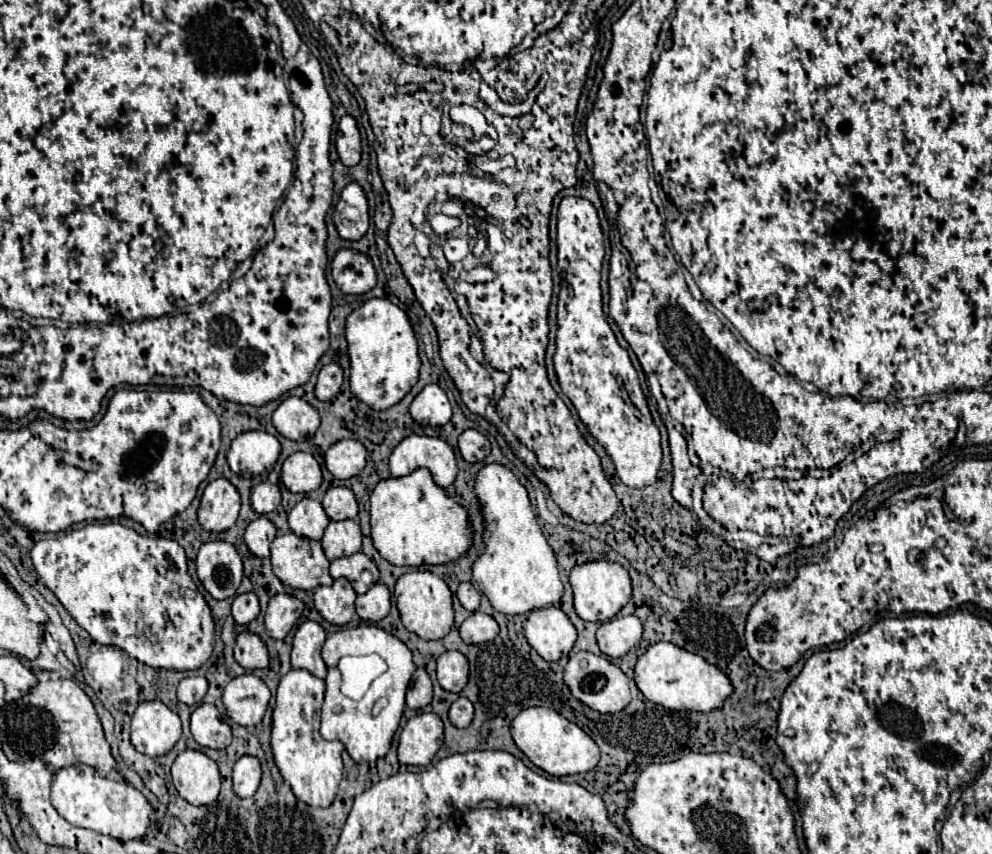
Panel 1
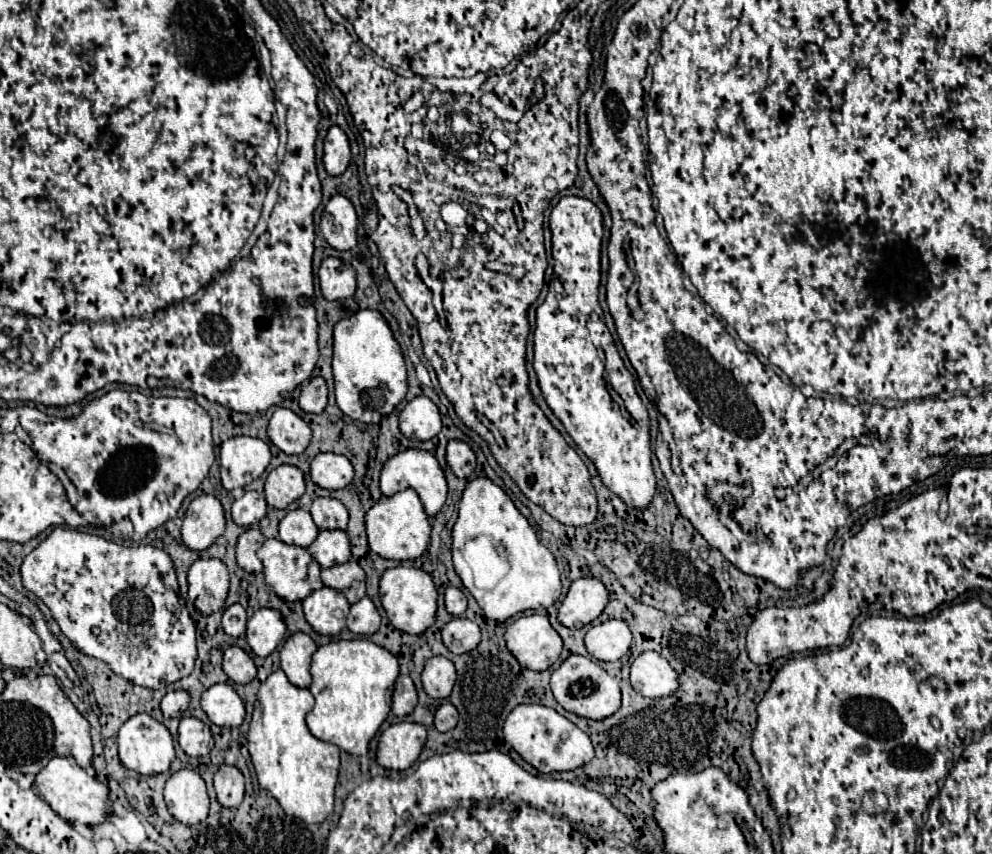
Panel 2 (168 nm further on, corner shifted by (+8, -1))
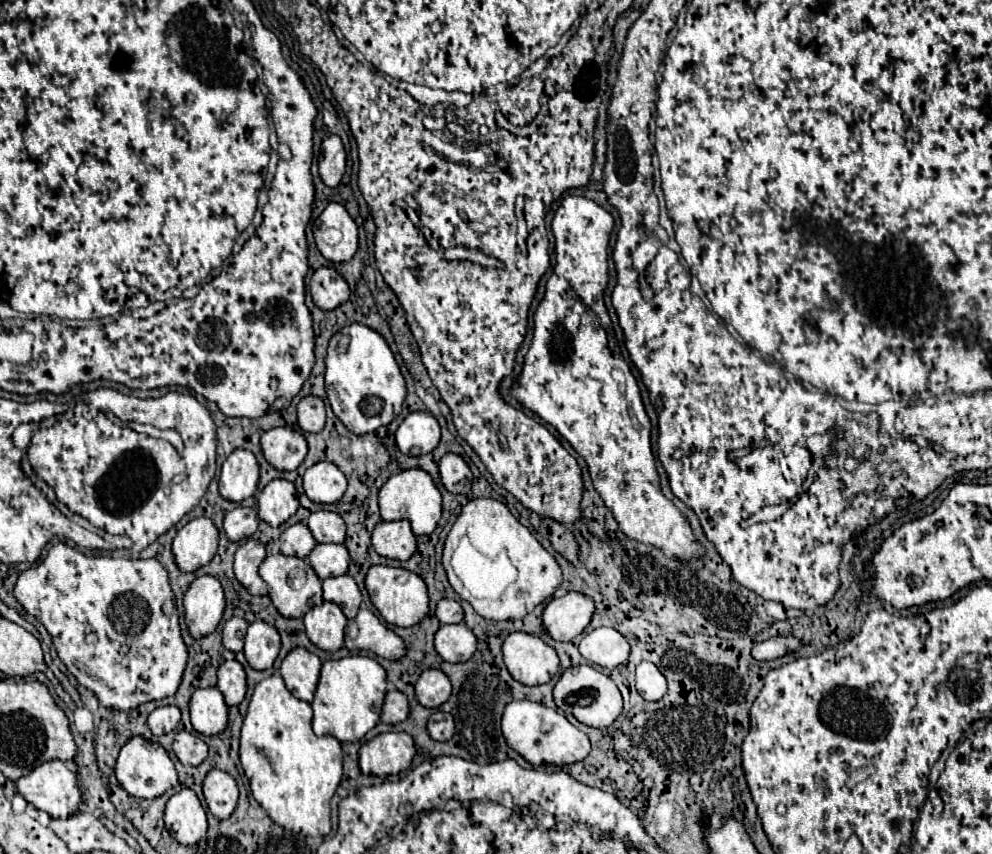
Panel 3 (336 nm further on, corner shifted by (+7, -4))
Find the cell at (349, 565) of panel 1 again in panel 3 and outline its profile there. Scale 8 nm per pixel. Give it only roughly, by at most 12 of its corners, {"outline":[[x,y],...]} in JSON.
{"outline":[[351,574],[323,580],[323,600],[355,618],[361,590]]}

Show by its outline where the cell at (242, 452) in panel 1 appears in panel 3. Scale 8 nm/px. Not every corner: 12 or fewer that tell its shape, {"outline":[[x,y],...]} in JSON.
{"outline":[[251,450],[223,462],[219,492],[241,502],[255,494],[259,462]]}

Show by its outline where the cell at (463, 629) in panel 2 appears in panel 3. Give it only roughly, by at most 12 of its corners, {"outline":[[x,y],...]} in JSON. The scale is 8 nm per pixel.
{"outline":[[465,624],[441,626],[435,650],[445,662],[467,662],[477,638]]}

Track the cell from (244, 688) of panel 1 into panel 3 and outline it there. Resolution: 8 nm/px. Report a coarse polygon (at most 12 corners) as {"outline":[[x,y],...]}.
{"outline":[[219,688],[191,696],[191,724],[205,736],[229,724],[229,706]]}

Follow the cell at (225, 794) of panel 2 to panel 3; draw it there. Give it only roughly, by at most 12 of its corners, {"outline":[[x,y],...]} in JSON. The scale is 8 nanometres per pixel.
{"outline":[[211,770],[203,794],[211,814],[233,814],[239,788],[229,772]]}

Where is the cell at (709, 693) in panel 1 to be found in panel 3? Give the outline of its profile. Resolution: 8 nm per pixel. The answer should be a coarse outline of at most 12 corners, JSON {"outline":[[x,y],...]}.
{"outline":[[653,662],[637,666],[637,692],[661,700],[667,680]]}

